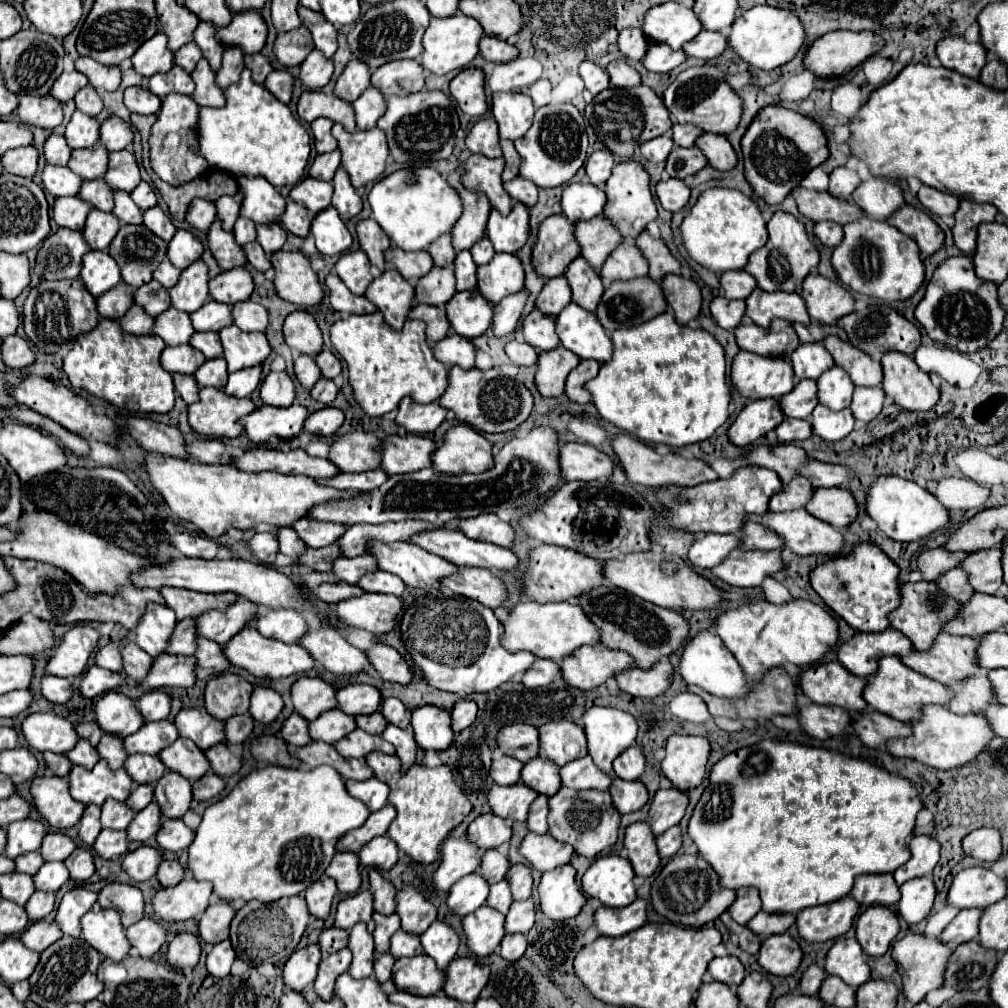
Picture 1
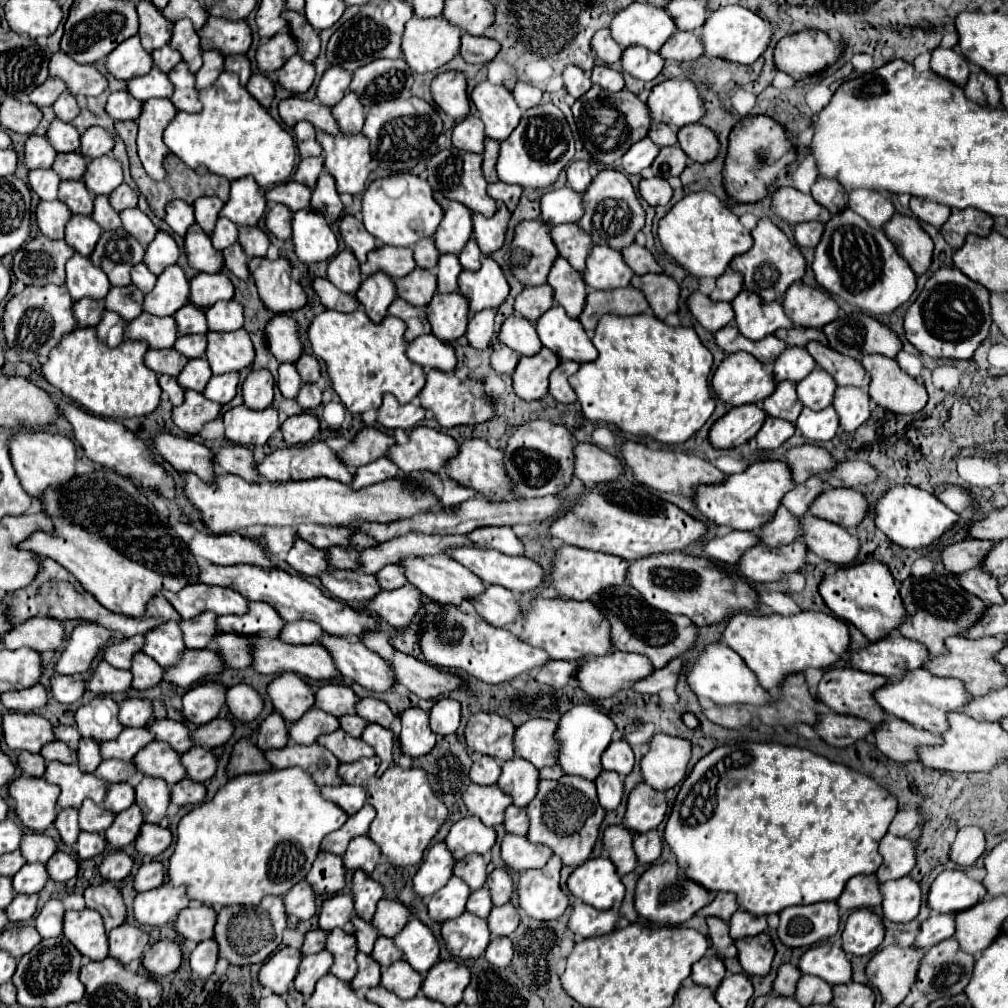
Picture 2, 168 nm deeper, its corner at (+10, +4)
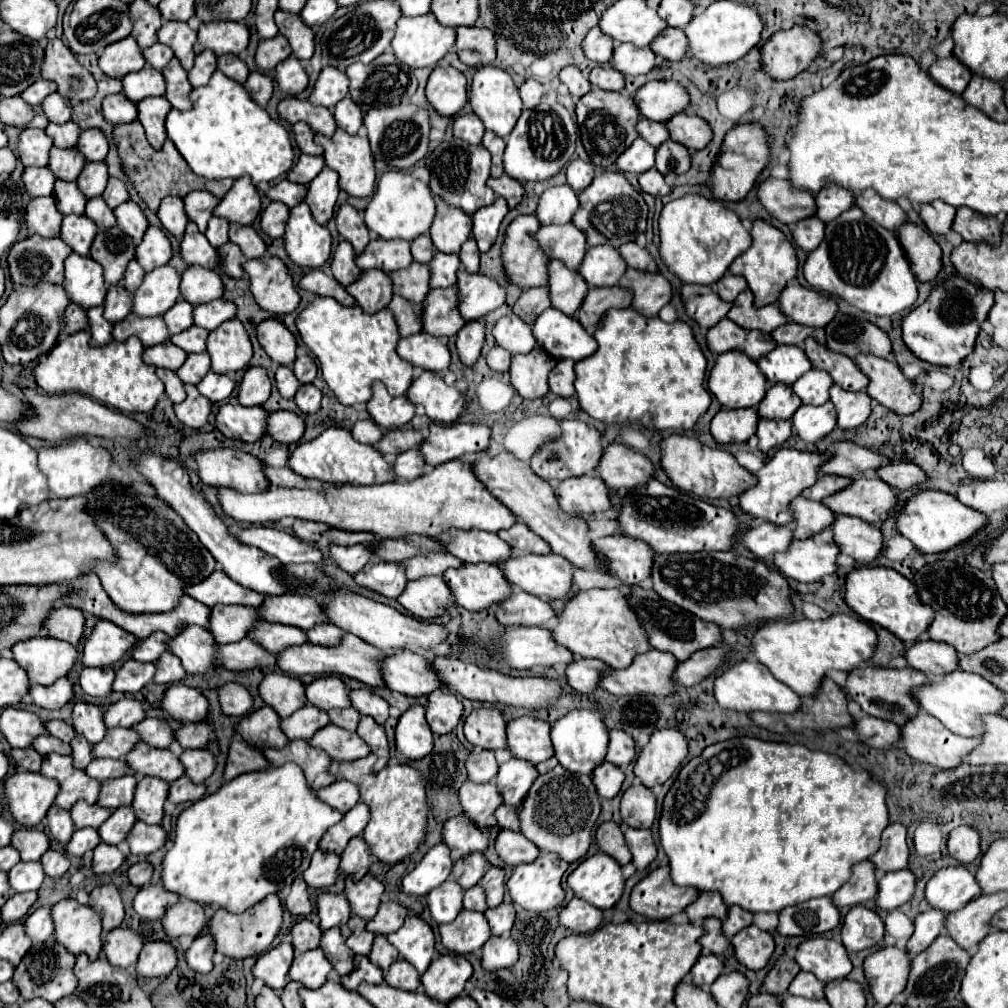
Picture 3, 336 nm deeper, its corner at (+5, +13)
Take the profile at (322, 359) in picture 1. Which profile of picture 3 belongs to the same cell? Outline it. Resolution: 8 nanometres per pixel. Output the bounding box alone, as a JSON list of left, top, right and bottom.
[293,355,317,383]

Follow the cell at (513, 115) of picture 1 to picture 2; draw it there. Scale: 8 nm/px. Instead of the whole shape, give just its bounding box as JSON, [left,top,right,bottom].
[470,80,522,142]

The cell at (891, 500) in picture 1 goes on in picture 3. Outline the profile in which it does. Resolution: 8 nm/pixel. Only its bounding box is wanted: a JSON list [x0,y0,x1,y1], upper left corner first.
[897,489,987,553]

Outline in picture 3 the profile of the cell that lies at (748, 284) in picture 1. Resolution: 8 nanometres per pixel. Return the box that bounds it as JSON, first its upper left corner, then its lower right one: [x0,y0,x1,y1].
[717,271,747,301]

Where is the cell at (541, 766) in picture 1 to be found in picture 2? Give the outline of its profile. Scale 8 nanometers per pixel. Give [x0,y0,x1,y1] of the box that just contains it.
[498,758,538,808]

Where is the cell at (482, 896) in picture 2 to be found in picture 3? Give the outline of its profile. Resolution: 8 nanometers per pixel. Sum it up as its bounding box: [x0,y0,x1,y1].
[463,885,487,913]

